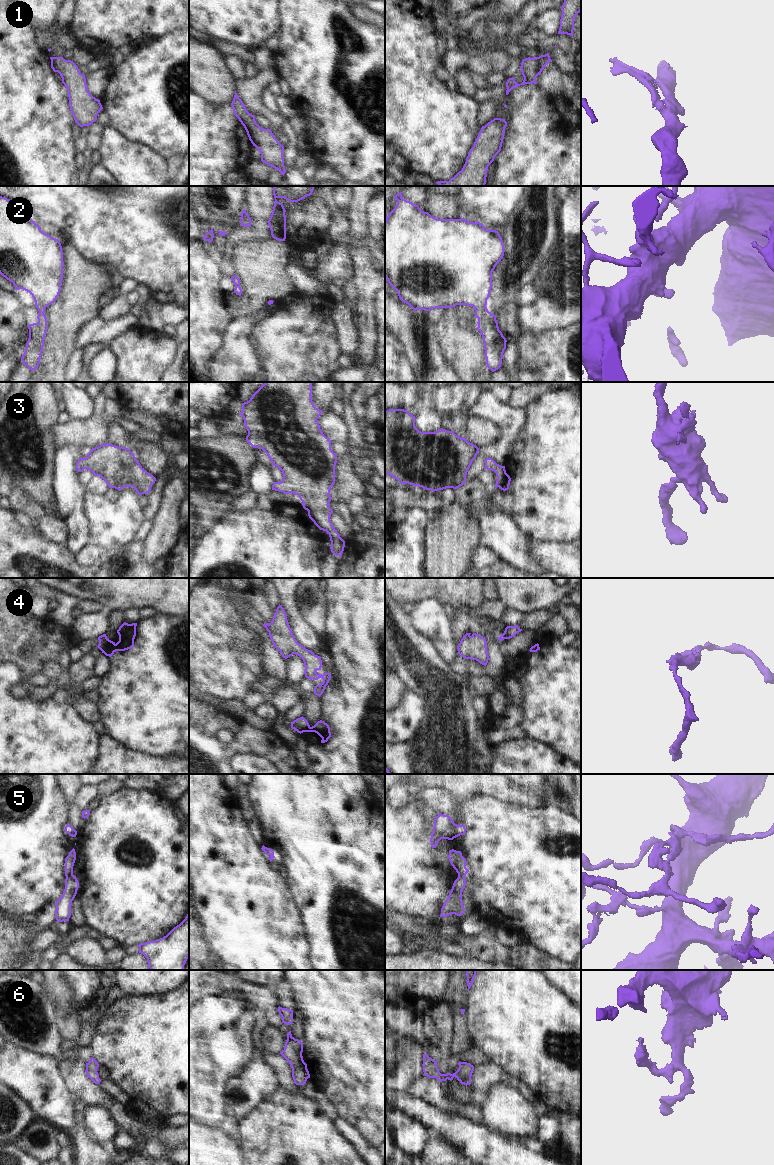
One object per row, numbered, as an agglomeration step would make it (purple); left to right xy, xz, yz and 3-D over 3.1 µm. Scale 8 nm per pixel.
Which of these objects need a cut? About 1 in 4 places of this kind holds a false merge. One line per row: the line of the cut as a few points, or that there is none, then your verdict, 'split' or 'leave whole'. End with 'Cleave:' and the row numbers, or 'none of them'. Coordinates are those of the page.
1: no cut | leave whole
2: no cut | leave whole
3: no cut | leave whole
4: xy (115, 644), (113, 651) | split
5: xy (72, 874), (66, 877) | split
6: no cut | leave whole
Cleave: 4, 5

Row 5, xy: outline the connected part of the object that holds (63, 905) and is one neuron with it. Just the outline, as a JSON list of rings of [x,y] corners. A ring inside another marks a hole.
[[[71,875],[66,877],[63,894],[55,903],[55,917],[57,922],[69,921],[71,916],[71,903],[77,894],[78,888],[79,882],[76,876]]]

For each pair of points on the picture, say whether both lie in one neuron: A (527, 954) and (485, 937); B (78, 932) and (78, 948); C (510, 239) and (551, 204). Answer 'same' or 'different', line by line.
A: same
B: different
C: same

